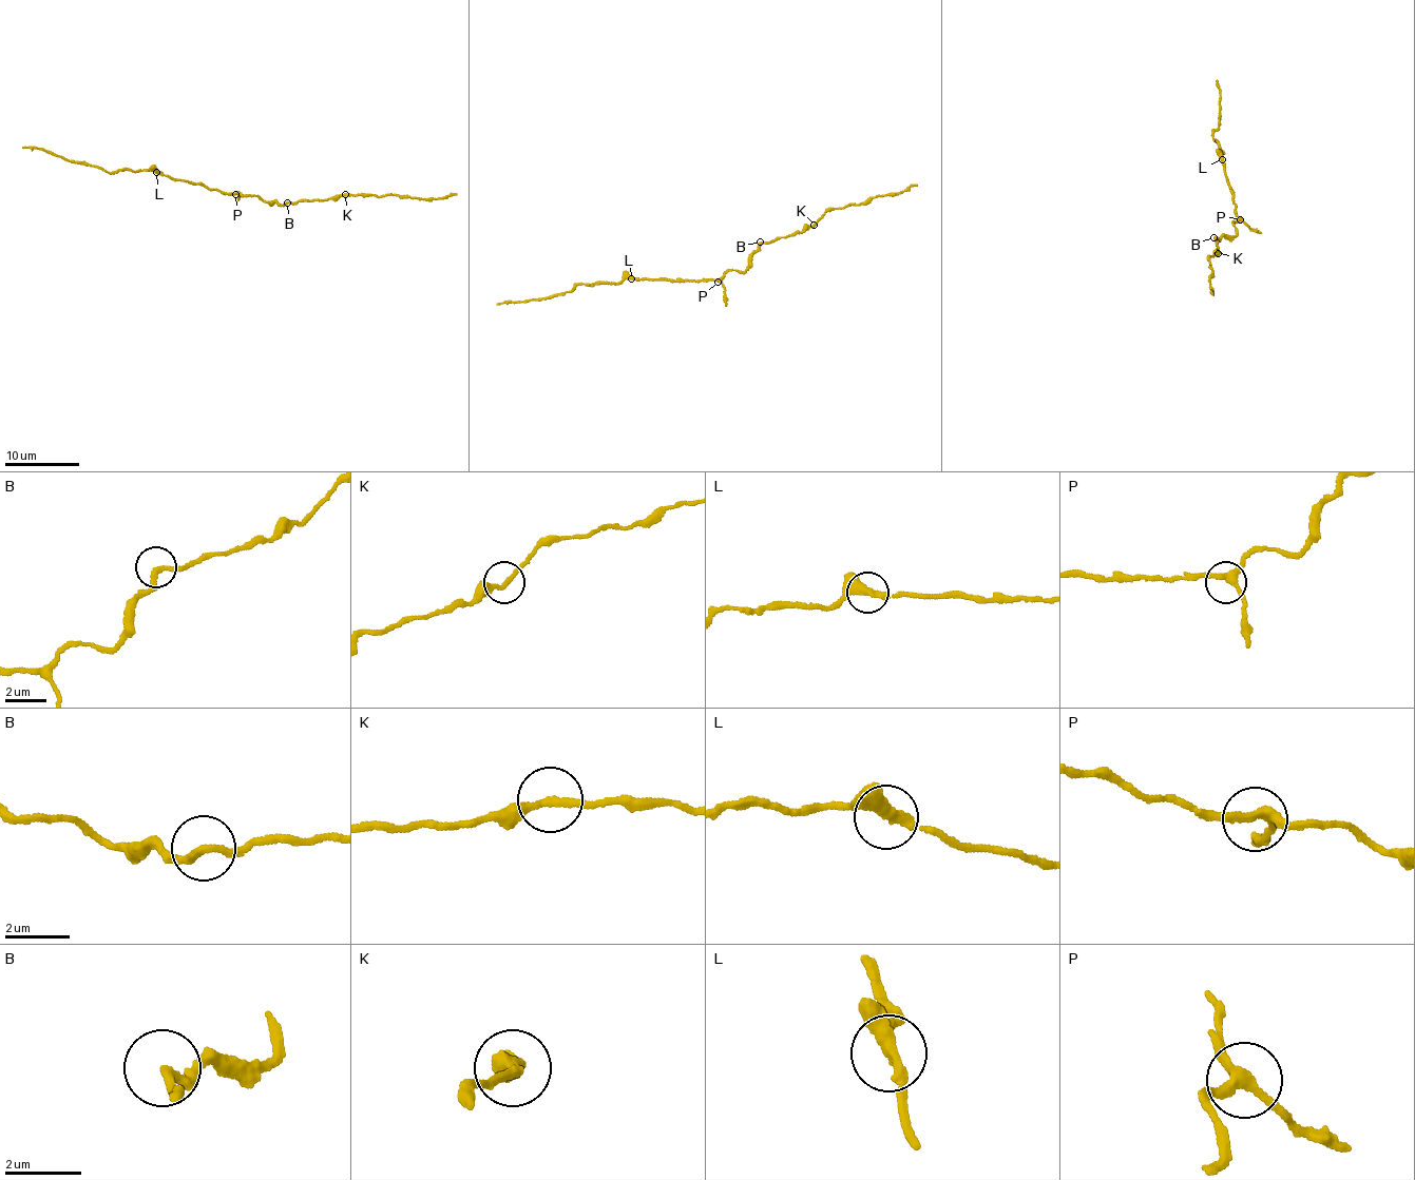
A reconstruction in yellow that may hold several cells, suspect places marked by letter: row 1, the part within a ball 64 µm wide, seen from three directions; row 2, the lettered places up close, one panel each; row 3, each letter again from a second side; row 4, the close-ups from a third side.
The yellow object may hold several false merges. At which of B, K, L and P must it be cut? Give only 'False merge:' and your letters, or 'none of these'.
False merge: none of these

